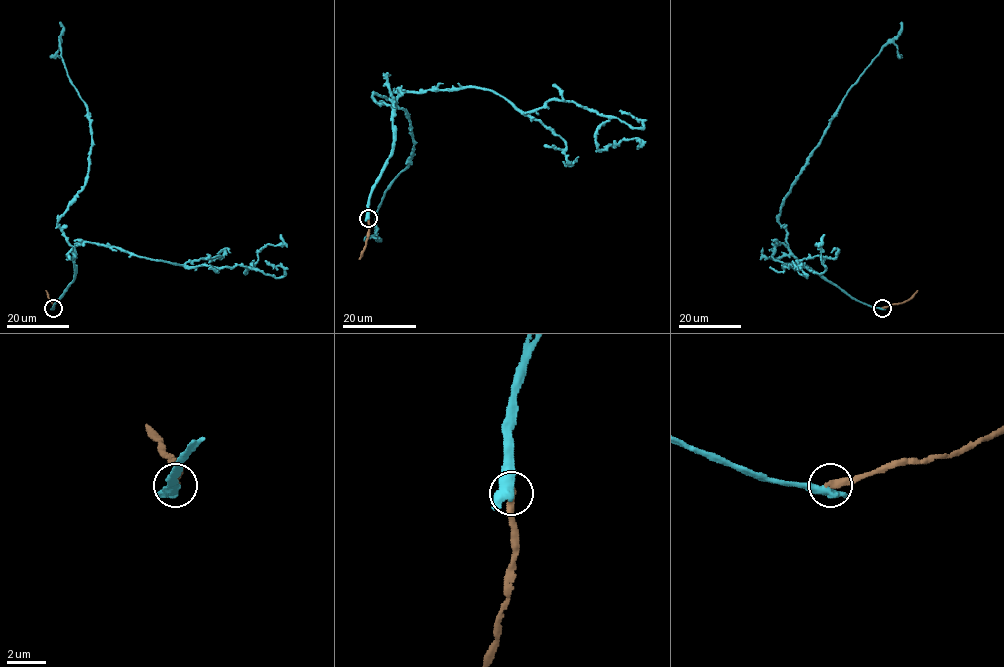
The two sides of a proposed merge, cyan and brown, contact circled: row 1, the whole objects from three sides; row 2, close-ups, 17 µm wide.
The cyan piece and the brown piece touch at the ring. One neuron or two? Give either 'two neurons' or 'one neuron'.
two neurons

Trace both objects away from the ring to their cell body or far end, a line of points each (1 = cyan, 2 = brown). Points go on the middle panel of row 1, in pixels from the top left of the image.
1: (368, 217), (405, 92), (480, 87), (525, 112), (570, 100), (608, 119), (599, 149), (635, 138), (638, 149)
2: (368, 217), (366, 245), (359, 259)

